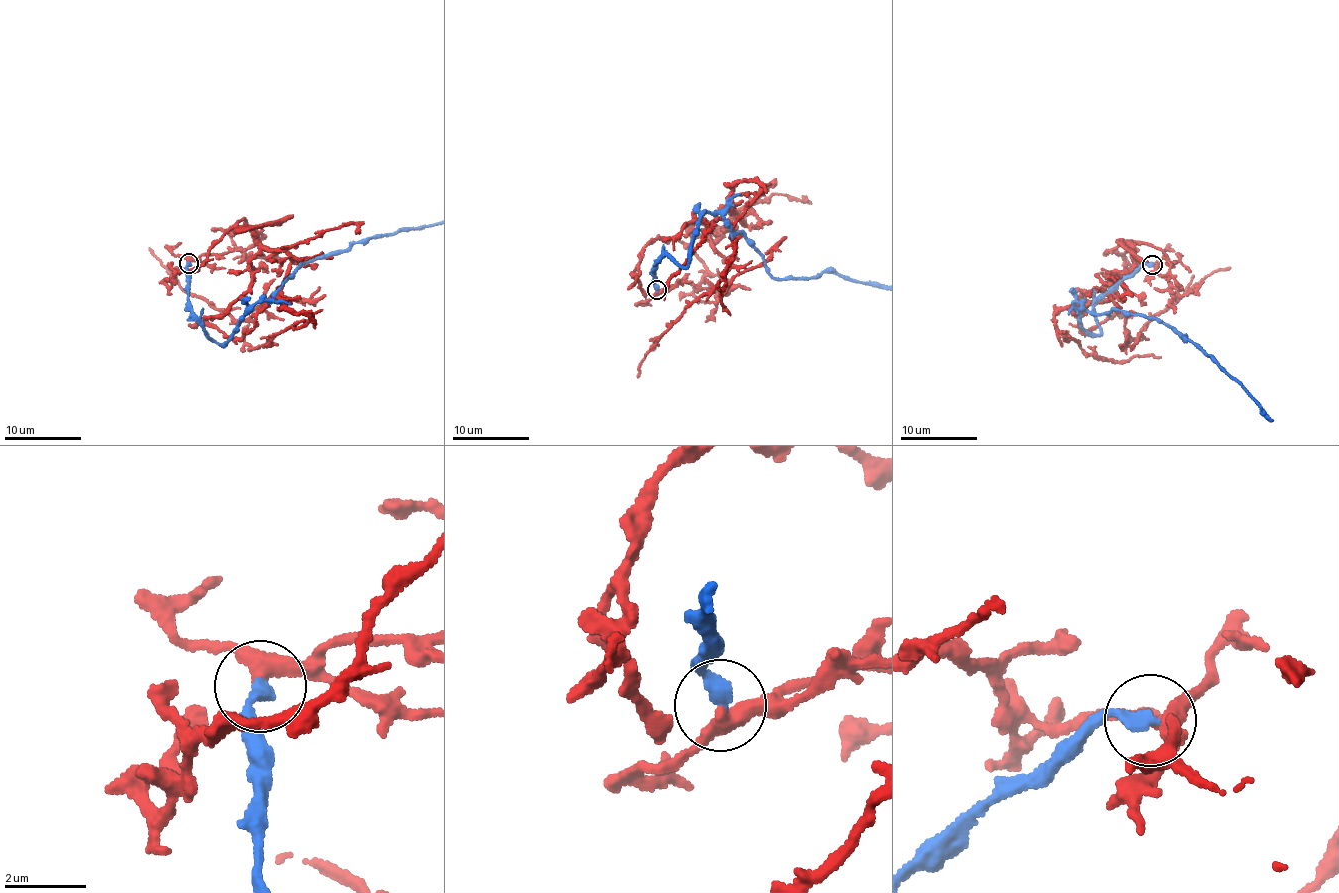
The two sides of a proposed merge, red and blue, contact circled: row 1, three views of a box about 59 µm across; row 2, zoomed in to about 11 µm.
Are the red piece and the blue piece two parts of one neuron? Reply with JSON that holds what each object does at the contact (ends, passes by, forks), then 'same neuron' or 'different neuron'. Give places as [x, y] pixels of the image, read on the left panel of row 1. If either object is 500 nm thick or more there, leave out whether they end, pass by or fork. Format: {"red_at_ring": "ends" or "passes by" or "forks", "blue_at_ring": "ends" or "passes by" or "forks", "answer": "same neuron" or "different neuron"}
{"red_at_ring": "passes by", "blue_at_ring": "ends", "answer": "different neuron"}

